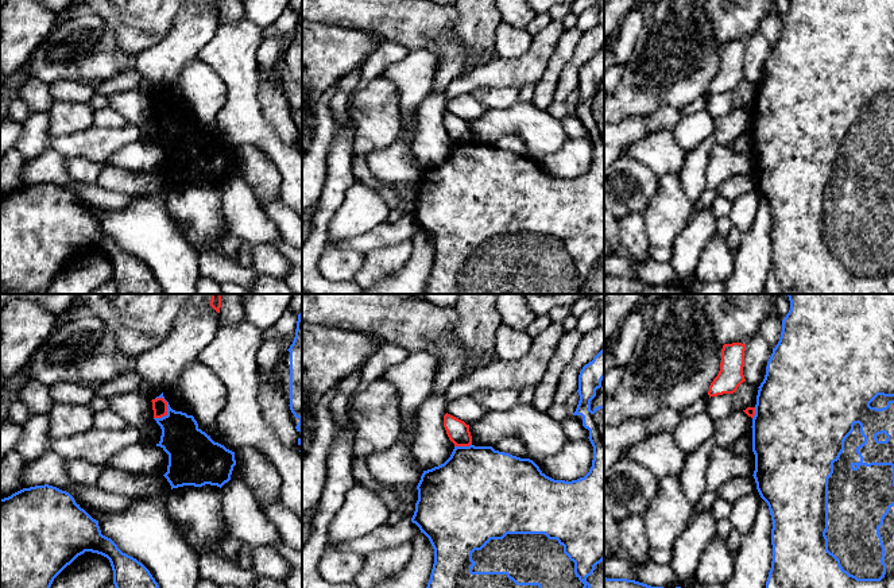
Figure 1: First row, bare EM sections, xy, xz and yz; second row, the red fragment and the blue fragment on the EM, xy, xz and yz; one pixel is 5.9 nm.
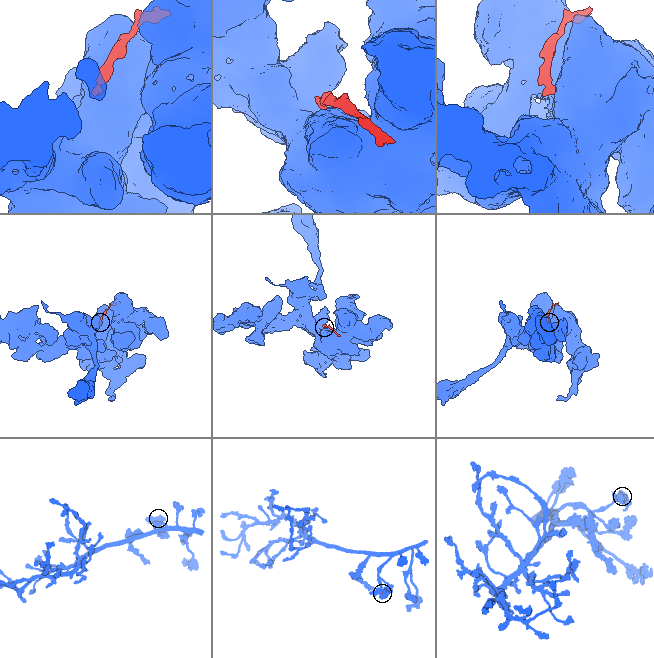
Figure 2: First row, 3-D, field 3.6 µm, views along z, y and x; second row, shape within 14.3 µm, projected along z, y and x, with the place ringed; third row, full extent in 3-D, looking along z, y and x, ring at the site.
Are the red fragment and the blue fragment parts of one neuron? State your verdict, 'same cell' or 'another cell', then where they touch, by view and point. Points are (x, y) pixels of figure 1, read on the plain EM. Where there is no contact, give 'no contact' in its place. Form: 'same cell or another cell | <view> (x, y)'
another cell | xy (166, 109)

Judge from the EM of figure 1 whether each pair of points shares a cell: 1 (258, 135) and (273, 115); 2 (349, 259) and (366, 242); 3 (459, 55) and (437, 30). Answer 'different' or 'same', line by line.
1: different
2: different
3: same

